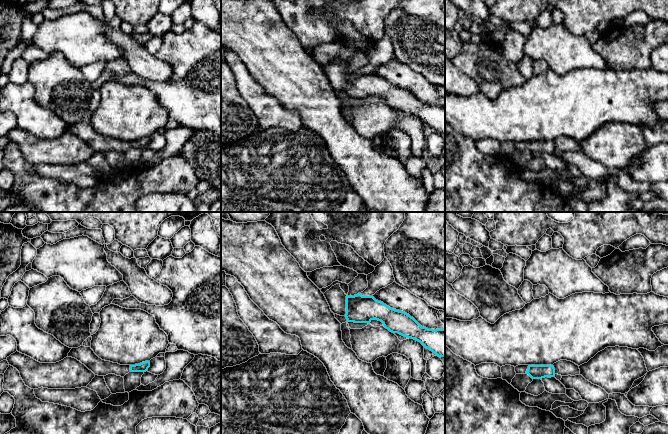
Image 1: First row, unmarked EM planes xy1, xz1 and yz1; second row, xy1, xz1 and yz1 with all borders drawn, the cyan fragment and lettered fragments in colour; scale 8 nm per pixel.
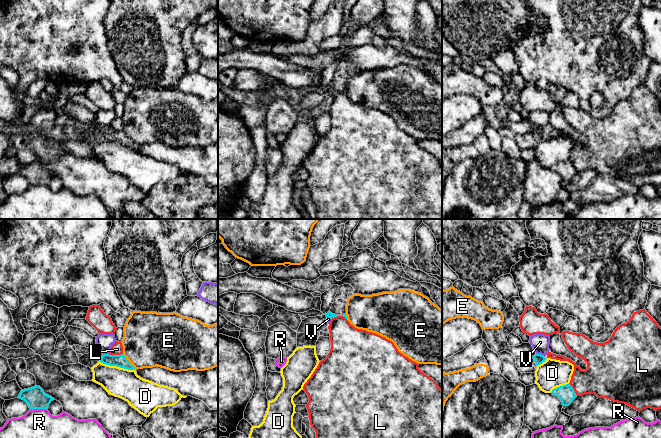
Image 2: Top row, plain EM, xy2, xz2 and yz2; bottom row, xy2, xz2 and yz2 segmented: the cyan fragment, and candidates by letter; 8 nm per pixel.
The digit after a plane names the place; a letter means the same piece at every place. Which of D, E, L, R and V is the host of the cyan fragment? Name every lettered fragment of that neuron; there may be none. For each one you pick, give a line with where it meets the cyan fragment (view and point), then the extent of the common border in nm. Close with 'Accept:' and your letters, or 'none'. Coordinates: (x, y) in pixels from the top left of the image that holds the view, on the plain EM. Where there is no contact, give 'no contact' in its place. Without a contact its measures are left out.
Accept: none

